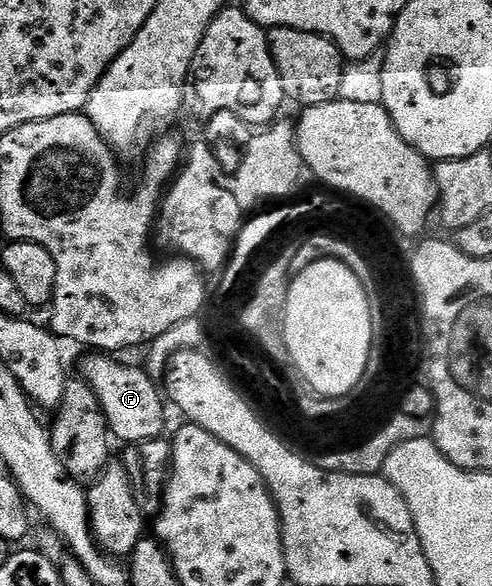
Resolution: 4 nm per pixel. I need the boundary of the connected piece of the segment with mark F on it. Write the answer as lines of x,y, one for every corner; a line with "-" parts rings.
91,354
83,364
81,379
89,382
93,394
97,394
103,417
107,419
110,435
124,445
157,440
164,435
163,427
167,416
163,413
164,393
156,386
156,381
142,368
130,368
122,364
122,359
107,354

